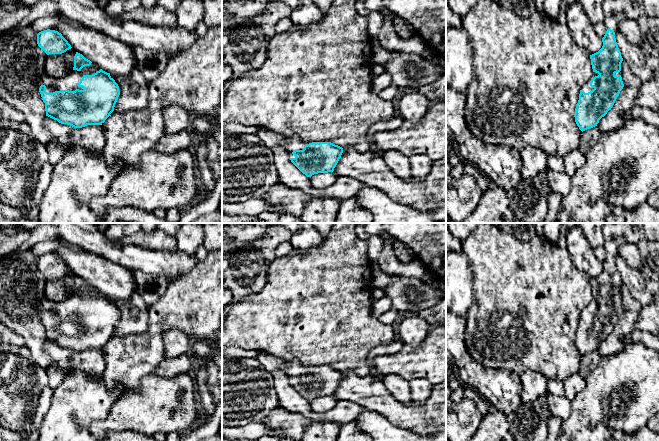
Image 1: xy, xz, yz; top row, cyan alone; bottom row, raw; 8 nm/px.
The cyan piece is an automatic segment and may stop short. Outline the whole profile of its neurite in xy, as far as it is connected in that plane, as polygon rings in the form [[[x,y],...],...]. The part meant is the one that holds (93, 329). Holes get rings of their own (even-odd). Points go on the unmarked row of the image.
[[[76,276],[74,291],[66,300],[52,302],[46,297],[43,299],[39,316],[45,327],[46,340],[74,352],[82,352],[87,349],[102,349],[105,346],[114,335],[120,319],[119,310],[110,300],[110,297],[102,293],[92,299],[83,299],[81,293],[90,290],[91,287],[82,278]]]

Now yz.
[[[604,223],[604,236],[604,247],[608,253],[602,262],[603,270],[590,279],[593,297],[582,308],[575,332],[575,346],[582,356],[597,350],[624,311],[621,301],[623,282],[614,254],[621,245],[637,245],[645,238],[643,223]]]

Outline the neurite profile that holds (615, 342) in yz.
[[[635,310],[623,311],[613,331],[597,348],[601,358],[617,354],[628,346],[628,343],[625,342],[625,337],[636,330],[635,324],[638,320],[638,316],[639,312]]]

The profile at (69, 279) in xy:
[[[73,272],[62,277],[64,283],[66,284],[66,286],[70,292],[70,294],[73,294],[73,291],[74,291],[74,280],[75,280],[75,278],[76,278],[76,275]]]

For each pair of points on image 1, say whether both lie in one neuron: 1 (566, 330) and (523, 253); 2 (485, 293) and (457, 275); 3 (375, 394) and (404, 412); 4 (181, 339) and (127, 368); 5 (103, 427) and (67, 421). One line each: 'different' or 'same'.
1: same
2: different
3: same
4: different
5: different

